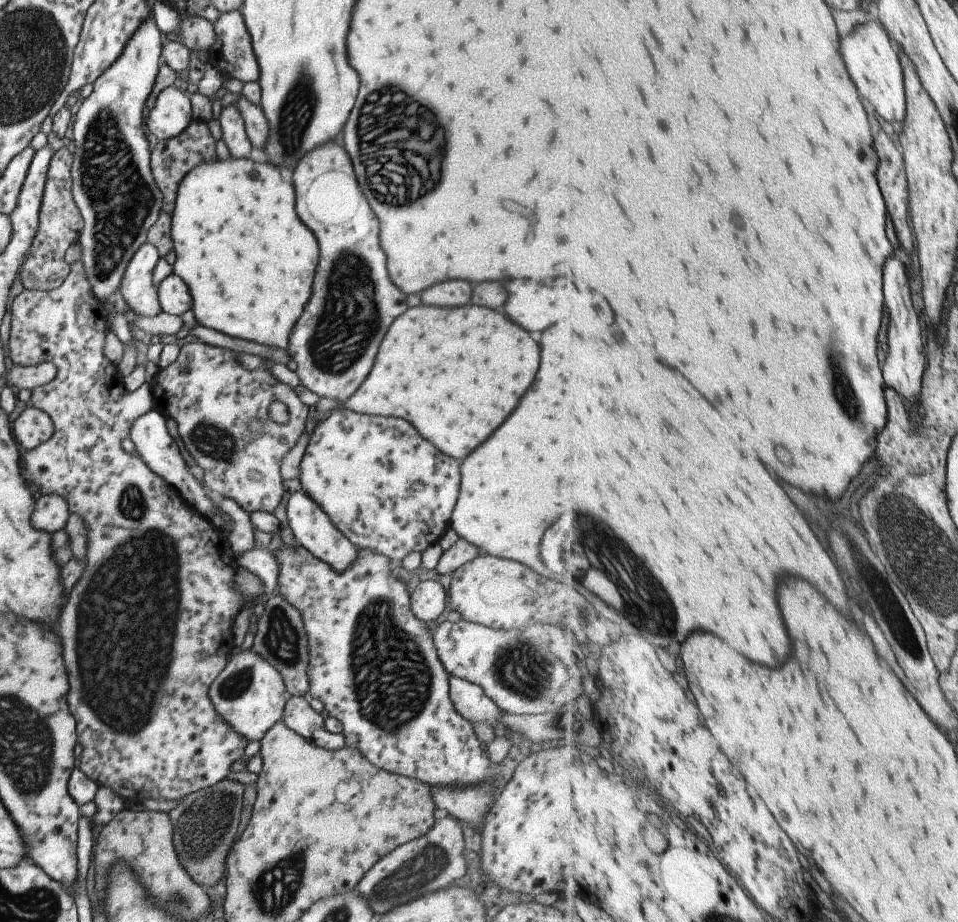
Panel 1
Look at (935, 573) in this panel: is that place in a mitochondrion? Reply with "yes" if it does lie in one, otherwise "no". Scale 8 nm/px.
yes

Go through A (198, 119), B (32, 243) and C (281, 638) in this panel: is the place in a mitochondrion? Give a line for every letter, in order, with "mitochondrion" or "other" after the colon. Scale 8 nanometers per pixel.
A: other
B: other
C: mitochondrion

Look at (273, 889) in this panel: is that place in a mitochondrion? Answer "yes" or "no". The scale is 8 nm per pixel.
yes

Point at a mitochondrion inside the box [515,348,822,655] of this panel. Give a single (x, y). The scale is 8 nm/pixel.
(656, 595)

